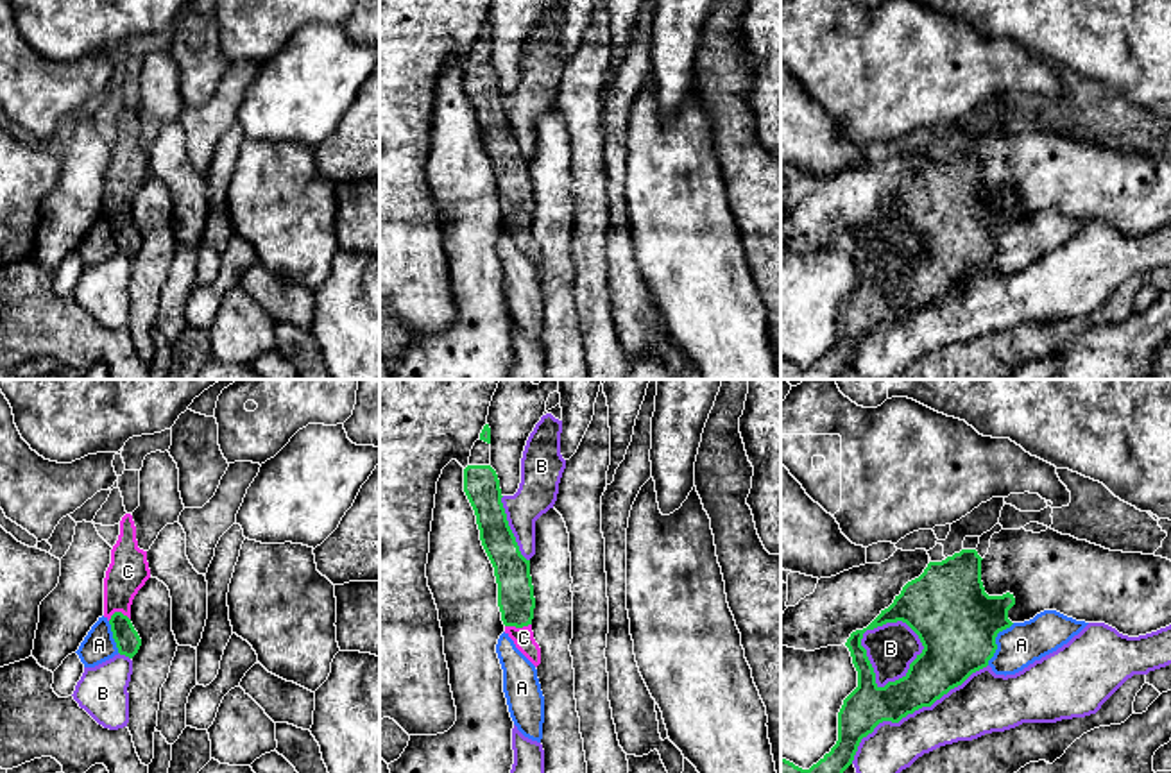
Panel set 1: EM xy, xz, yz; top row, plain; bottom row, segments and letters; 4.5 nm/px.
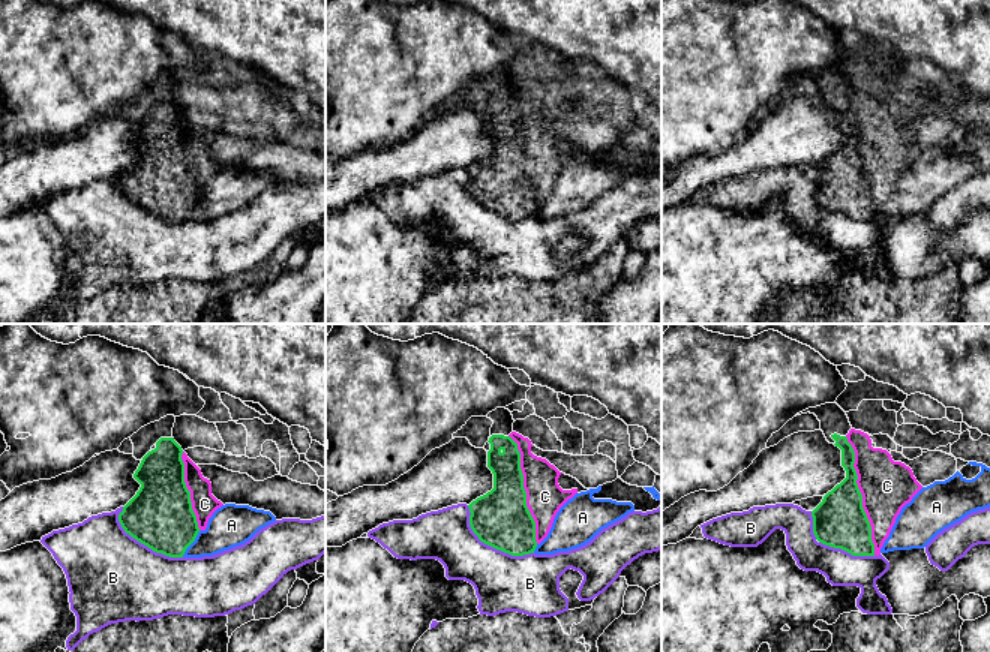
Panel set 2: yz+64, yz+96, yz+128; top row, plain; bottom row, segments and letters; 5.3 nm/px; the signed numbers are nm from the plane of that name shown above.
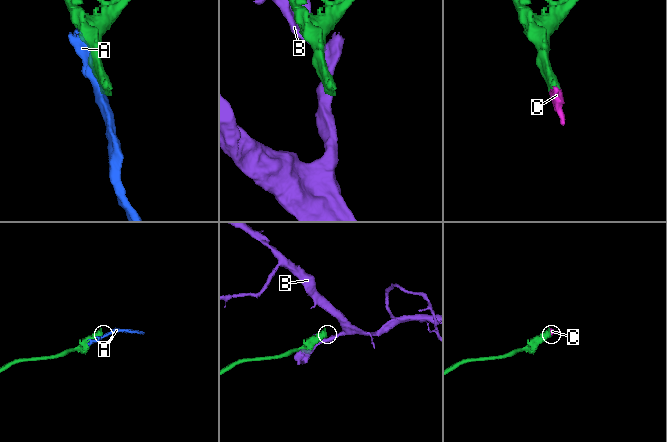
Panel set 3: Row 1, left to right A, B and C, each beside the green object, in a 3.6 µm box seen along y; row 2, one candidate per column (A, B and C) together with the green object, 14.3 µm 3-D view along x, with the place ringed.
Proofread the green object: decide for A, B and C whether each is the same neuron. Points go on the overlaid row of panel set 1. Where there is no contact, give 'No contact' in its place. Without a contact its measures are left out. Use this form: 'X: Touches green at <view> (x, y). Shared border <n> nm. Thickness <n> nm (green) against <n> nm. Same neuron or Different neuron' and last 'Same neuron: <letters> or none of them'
A: Touches green at yz (994, 641). Shared border 220 nm. Thickness 380 nm (green) against 190 nm. Different neuron
B: Touches green at yz (914, 661). Shared border 320 nm. Thickness 360 nm (green) against 220 nm. Different neuron
C: Touches green at xz (518, 627). Shared border 120 nm. Thickness 170 nm (green) against 100 nm. Same neuron
Same neuron: C

